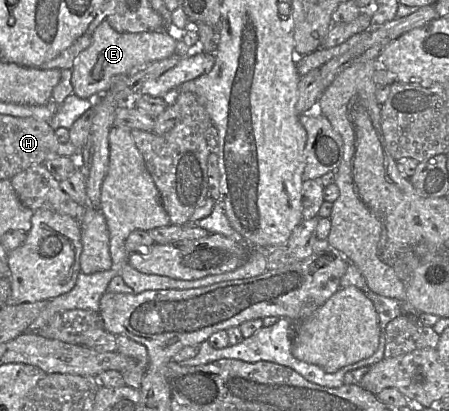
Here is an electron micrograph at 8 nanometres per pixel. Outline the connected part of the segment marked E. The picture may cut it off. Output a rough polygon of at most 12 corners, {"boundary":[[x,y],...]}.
{"boundary":[[103,20],[71,84],[94,99],[119,75],[178,51],[178,31],[120,33]]}

